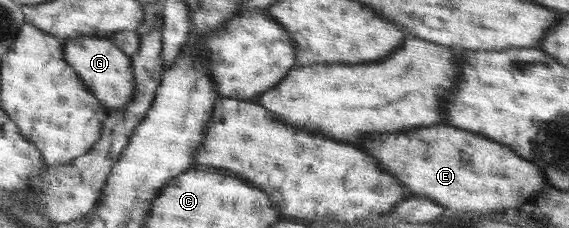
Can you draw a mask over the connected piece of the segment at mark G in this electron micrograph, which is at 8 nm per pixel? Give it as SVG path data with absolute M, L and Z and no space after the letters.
M80 36L77 39L65 39L64 56L67 62L80 75L80 79L108 110L125 108L133 98L134 80L132 58L121 52L109 38Z

